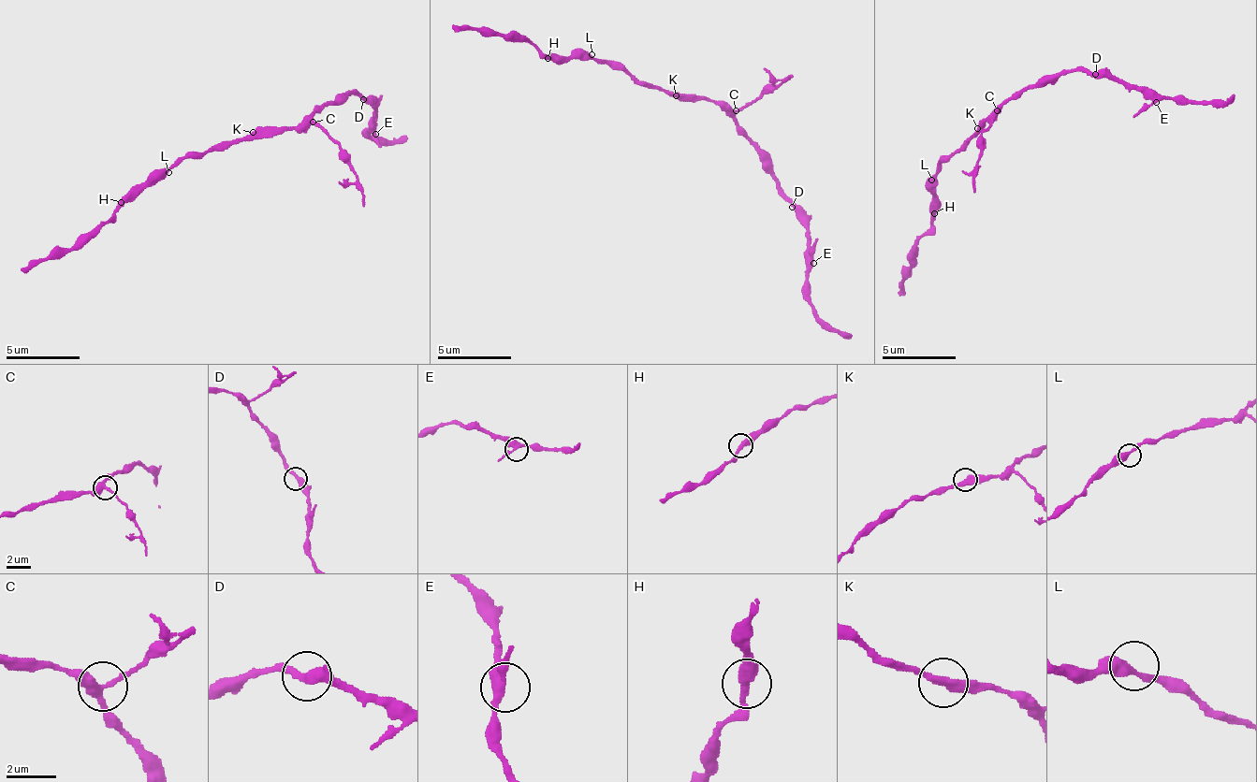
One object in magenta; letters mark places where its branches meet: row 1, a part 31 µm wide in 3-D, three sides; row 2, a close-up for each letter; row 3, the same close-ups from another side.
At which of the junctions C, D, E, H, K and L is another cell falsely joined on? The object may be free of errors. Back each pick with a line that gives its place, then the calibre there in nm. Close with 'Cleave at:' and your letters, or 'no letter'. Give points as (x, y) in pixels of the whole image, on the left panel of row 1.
C: at (313, 122); 320 nm thick
Cleave at: C

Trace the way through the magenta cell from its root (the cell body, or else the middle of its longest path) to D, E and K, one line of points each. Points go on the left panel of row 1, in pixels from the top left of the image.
D: (278, 129), (293, 129), (313, 109), (322, 104), (338, 102), (348, 93), (360, 94), (363, 99)
E: (278, 129), (293, 129), (313, 109), (338, 102), (348, 93), (367, 99), (375, 112), (375, 134)
K: (278, 129), (256, 129), (253, 132)

